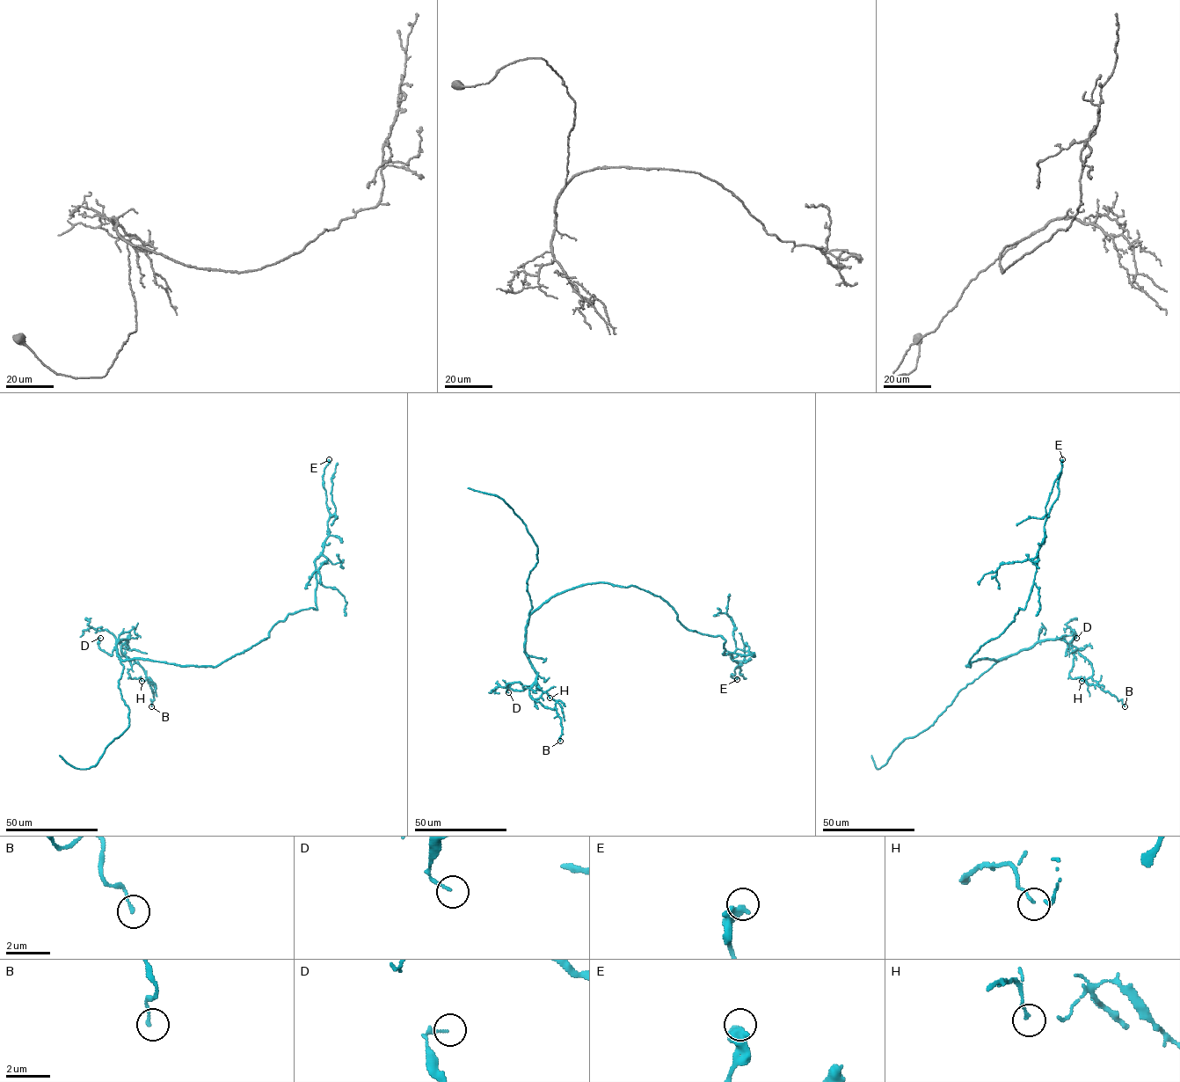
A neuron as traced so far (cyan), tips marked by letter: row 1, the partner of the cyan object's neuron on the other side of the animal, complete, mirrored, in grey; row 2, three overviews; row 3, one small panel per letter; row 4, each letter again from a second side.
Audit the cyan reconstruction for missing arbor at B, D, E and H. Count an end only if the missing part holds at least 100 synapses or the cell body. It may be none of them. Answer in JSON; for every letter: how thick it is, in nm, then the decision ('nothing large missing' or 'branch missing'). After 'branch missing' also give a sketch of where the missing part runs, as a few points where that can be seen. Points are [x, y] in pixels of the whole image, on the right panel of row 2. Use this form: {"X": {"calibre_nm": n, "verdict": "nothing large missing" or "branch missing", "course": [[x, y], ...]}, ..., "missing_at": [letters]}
{"B": {"calibre_nm": 120, "verdict": "nothing large missing"}, "D": {"calibre_nm": 120, "verdict": "nothing large missing"}, "E": {"calibre_nm": 480, "verdict": "nothing large missing"}, "H": {"calibre_nm": 80, "verdict": "nothing large missing"}, "missing_at": []}

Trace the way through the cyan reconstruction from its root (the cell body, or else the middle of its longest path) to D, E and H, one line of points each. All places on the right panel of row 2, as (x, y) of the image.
D: (970, 666), (965, 665), (978, 660), (1008, 657), (1048, 639), (1072, 639), (1066, 655), (1076, 638)
E: (970, 666), (979, 648), (997, 637), (1019, 608), (1025, 606), (1045, 540), (1045, 522), (1058, 497), (1062, 459)
H: (970, 666), (965, 665), (978, 660), (997, 661), (1039, 642), (1061, 639), (1072, 646), (1069, 676), (1081, 681)

